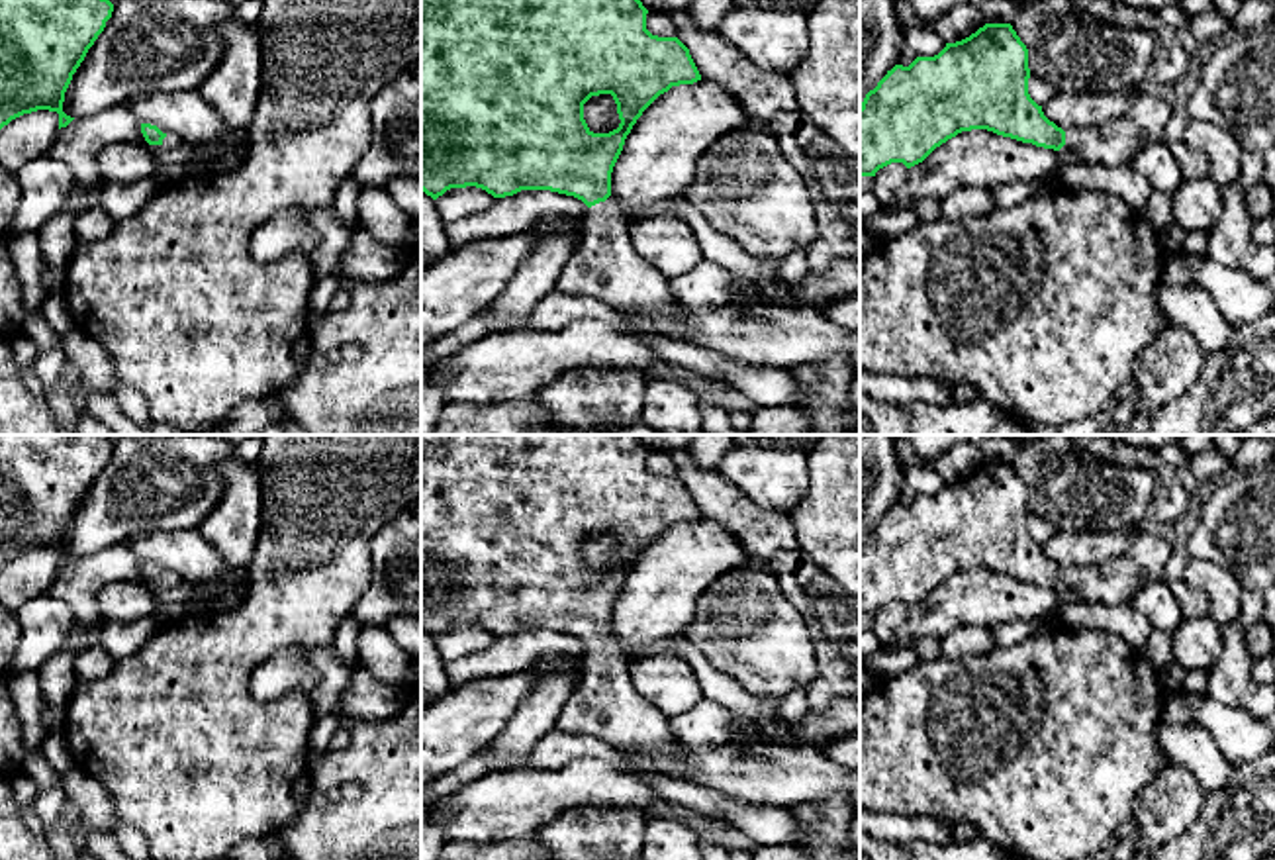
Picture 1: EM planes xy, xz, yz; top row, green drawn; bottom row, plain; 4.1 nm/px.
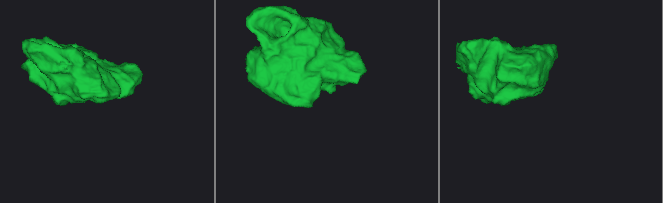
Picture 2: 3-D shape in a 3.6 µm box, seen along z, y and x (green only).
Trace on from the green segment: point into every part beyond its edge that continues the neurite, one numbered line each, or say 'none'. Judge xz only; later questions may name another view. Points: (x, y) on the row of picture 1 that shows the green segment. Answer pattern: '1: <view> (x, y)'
1: xz (604, 265)

